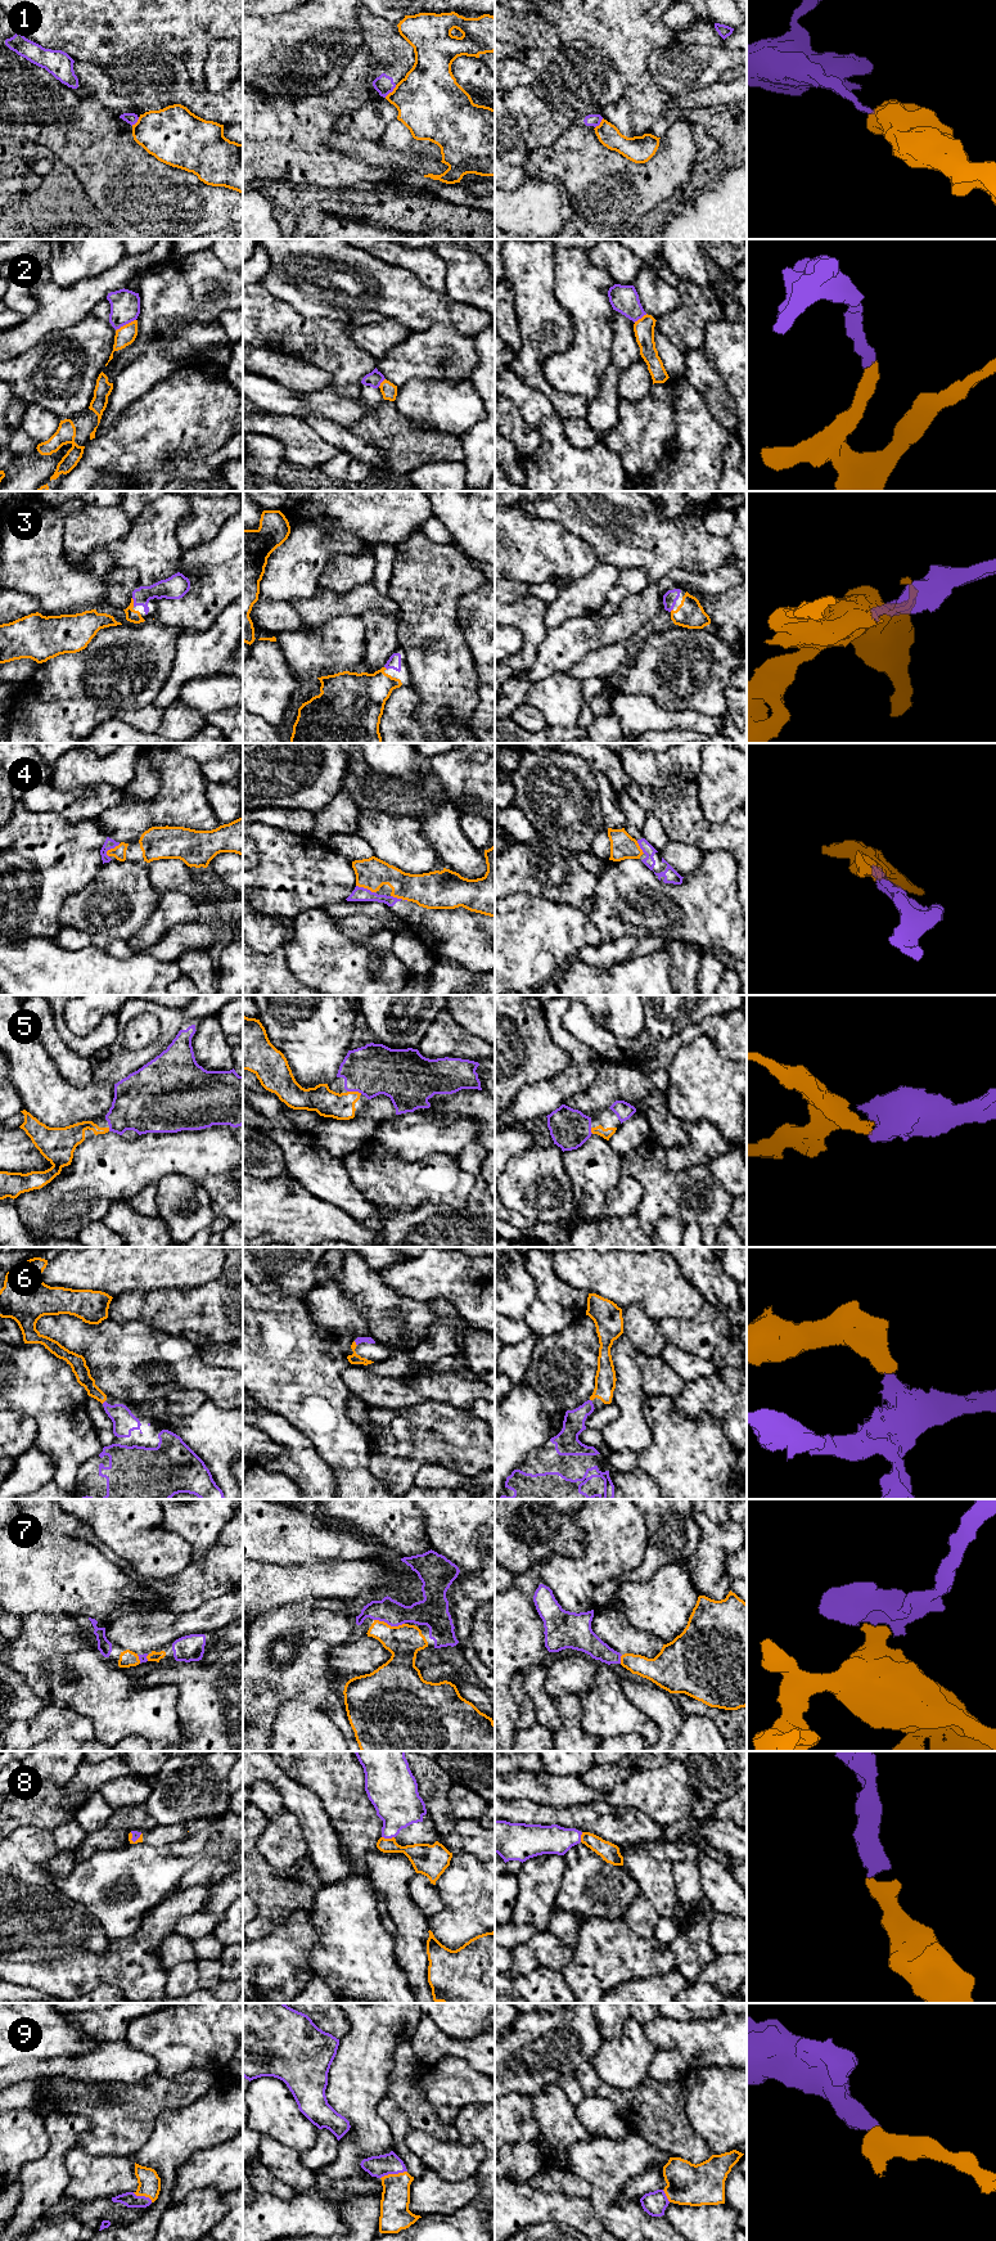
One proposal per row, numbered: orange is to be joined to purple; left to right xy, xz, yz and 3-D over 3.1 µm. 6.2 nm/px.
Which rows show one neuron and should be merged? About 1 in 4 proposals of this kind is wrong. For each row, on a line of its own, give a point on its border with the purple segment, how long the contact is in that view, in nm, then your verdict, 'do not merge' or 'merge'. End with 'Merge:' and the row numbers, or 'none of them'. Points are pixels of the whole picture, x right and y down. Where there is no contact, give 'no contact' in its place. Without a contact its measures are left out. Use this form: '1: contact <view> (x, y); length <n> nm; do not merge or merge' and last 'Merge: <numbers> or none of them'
1: contact xz (391, 91); length 110 nm; do not merge
2: contact xy (125, 324); length 150 nm; do not merge
3: contact xy (134, 602); length 60 nm; merge
4: contact xz (365, 889); length 130 nm; merge
5: contact xz (355, 1090); length 100 nm; merge
6: contact xz (356, 1344); length 40 nm; merge
7: contact xz (390, 1624); length 190 nm; merge
8: contact xz (388, 1837); length 80 nm; merge
9: contact xz (393, 2173); length 180 nm; merge
Merge: 3, 4, 5, 6, 7, 8, 9

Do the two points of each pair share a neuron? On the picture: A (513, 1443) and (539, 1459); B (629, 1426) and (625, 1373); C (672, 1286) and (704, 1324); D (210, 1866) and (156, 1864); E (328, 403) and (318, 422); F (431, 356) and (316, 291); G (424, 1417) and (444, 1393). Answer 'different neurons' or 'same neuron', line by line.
A: different neurons
B: same neuron
C: different neurons
D: different neurons
E: different neurons
F: different neurons
G: different neurons

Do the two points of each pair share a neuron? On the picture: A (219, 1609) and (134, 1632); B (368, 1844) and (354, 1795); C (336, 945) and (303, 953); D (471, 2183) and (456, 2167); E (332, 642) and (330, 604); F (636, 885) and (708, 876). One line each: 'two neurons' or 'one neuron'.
A: one neuron
B: one neuron
C: one neuron
D: two neurons
E: two neurons
F: one neuron

